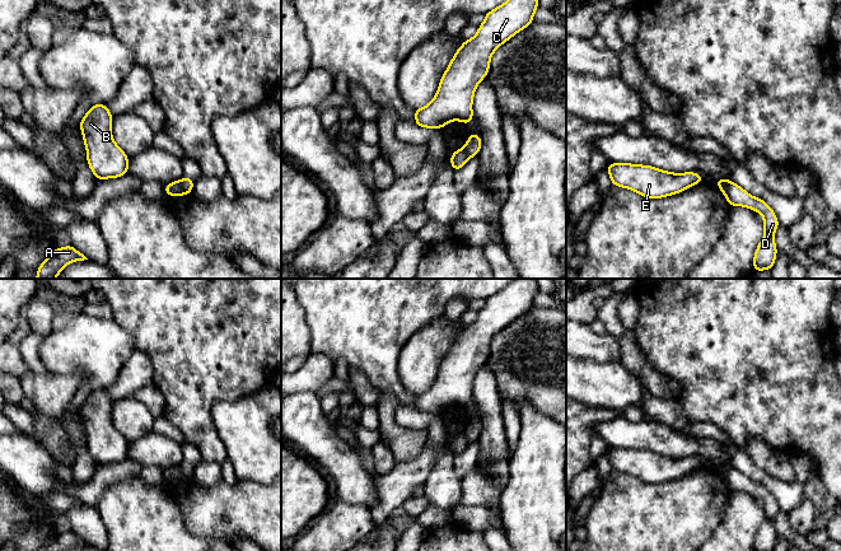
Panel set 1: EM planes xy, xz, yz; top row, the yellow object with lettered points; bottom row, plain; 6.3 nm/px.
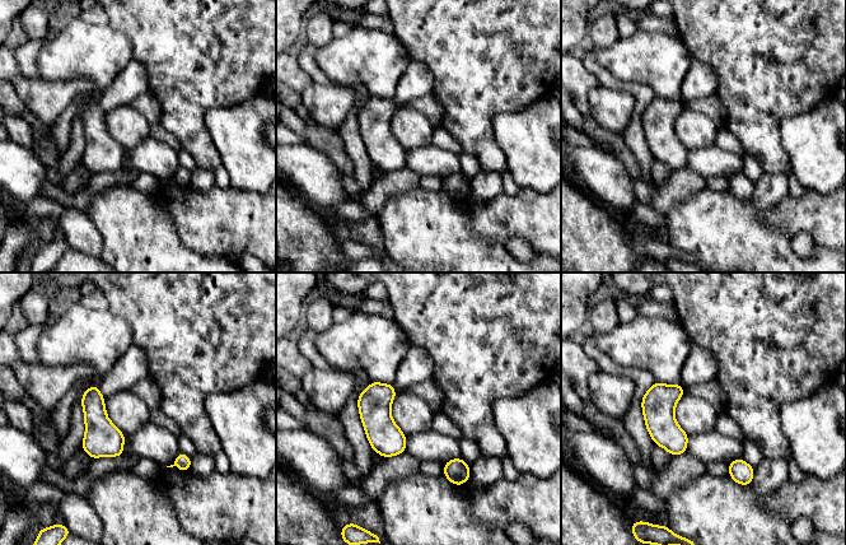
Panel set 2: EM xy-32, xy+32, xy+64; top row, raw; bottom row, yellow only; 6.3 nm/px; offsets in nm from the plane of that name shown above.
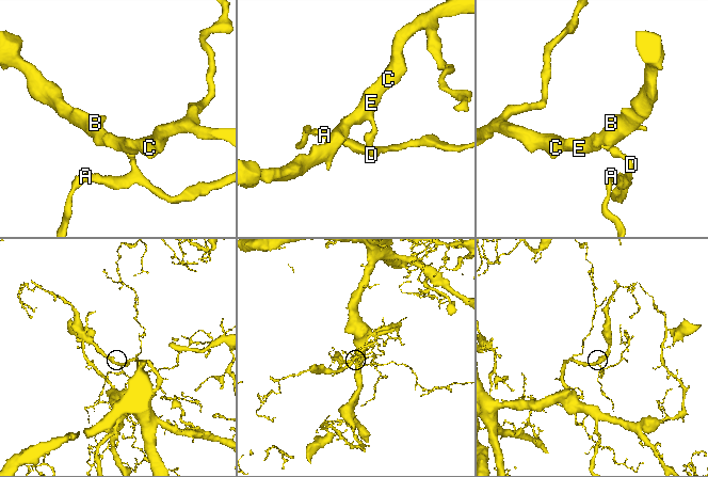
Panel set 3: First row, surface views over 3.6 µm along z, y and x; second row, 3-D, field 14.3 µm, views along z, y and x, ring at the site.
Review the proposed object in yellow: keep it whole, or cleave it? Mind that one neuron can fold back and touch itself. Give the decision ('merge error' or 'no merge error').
merge error

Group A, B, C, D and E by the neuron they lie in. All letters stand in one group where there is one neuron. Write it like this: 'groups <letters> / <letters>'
groups A D / B C E

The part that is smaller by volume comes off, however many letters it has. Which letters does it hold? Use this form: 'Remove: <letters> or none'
Remove: A, D

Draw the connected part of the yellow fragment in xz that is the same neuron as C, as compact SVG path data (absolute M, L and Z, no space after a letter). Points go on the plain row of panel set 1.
M514 279L504 289L486 298L477 319L464 324L454 338L433 386L415 394L415 408L438 415L455 405L469 410L473 405L473 379L490 355L492 338L533 308L538 291L536 279Z

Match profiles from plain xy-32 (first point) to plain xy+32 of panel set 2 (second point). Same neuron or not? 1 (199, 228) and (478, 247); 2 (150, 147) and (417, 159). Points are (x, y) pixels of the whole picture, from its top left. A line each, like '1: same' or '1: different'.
1: different
2: same

